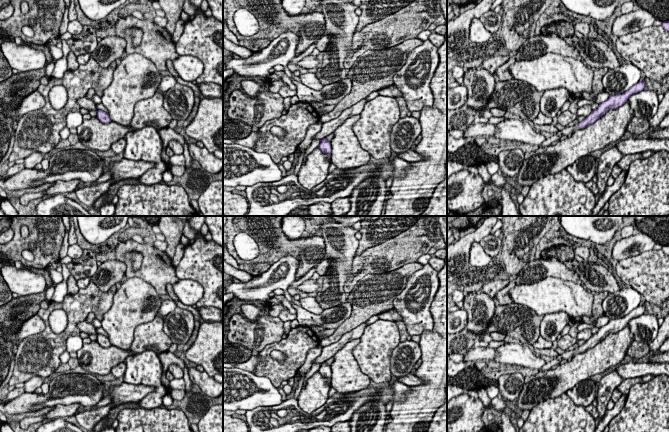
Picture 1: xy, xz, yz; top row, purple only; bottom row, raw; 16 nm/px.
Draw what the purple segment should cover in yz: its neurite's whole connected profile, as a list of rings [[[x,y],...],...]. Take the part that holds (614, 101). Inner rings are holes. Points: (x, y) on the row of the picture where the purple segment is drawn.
[[[640,80],[637,84],[635,84],[626,92],[609,96],[606,101],[600,103],[598,108],[596,110],[593,110],[583,121],[574,126],[565,127],[563,130],[558,131],[551,137],[546,138],[539,147],[547,147],[551,145],[554,141],[559,141],[563,135],[573,134],[578,129],[583,129],[593,124],[600,117],[605,115],[609,110],[617,109],[618,107],[622,106],[631,95],[638,93],[644,89],[647,89],[646,83]]]

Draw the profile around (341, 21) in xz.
[[[324,0],[320,5],[320,12],[325,18],[326,35],[331,40],[315,75],[321,84],[328,85],[347,77],[344,60],[349,54],[359,16],[355,14],[358,7],[352,4],[352,0]]]

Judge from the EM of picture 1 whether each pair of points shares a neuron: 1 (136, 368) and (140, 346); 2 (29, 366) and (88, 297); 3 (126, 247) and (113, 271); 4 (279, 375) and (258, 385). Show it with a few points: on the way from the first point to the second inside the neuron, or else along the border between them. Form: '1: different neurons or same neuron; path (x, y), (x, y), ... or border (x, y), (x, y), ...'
1: different neurons; border (146, 349), (135, 354)
2: same neuron; path (47, 348), (55, 344), (72, 327), (75, 315)
3: different neurons; border (115, 259), (125, 264), (126, 271)
4: different neurons; border (253, 373), (259, 376), (266, 376), (277, 388)

